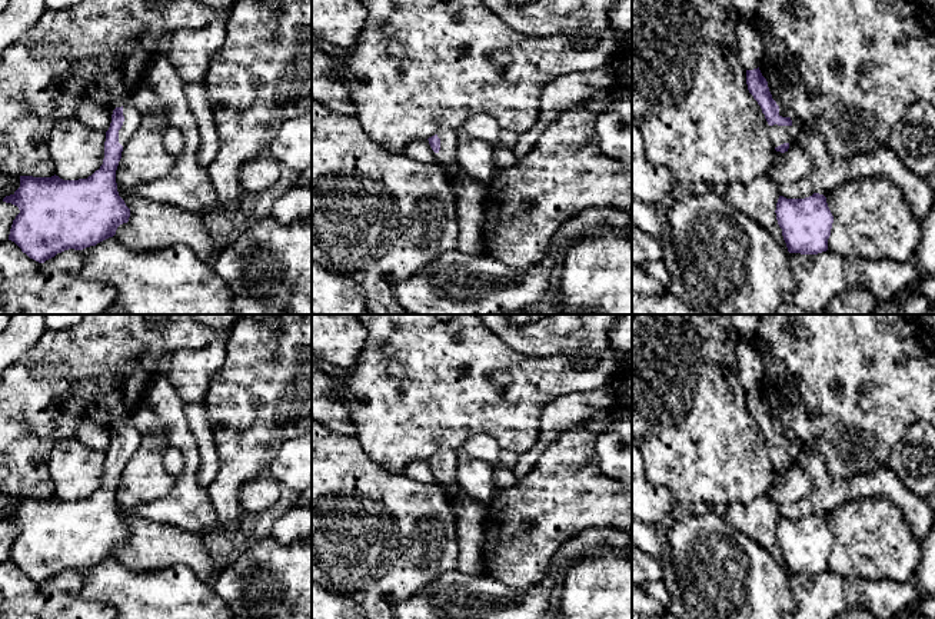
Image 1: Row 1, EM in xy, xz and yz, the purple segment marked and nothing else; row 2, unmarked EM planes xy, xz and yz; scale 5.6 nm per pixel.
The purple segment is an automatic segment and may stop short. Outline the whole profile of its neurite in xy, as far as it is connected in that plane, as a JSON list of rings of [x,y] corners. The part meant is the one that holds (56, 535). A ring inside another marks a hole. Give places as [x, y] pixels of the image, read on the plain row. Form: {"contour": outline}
{"contour": [[[130,425],[113,430],[112,443],[106,452],[103,485],[87,499],[63,500],[56,495],[51,497],[20,496],[20,507],[13,515],[3,519],[3,522],[11,523],[20,530],[13,540],[9,560],[14,562],[30,579],[44,583],[64,570],[83,570],[113,558],[117,548],[127,543],[130,538],[130,529],[117,512],[116,490],[122,479],[123,467],[130,460],[140,442],[140,435]]]}

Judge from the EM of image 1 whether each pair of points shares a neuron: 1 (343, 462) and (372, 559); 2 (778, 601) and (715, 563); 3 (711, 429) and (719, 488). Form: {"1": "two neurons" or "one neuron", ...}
{"1": "one neuron", "2": "one neuron", "3": "one neuron"}

